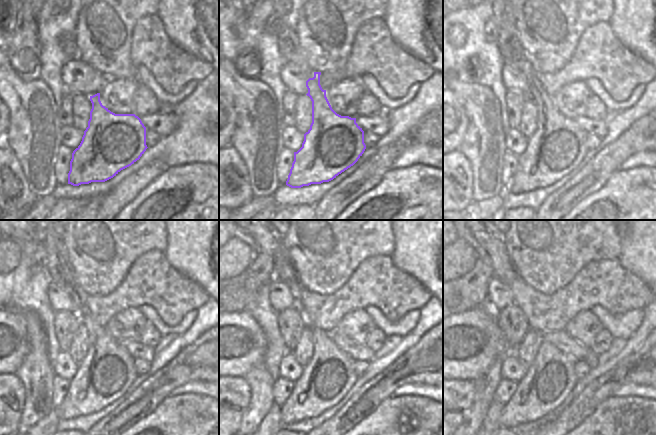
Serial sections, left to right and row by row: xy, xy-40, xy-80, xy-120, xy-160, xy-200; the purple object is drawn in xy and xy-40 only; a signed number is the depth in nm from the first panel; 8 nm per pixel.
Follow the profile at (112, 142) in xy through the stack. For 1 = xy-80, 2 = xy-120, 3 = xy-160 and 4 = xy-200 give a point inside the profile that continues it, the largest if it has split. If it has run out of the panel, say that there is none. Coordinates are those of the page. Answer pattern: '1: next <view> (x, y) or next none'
1: next xy-80 (558, 145)
2: next xy-120 (107, 371)
3: next xy-160 (326, 379)
4: next xy-200 (551, 377)

